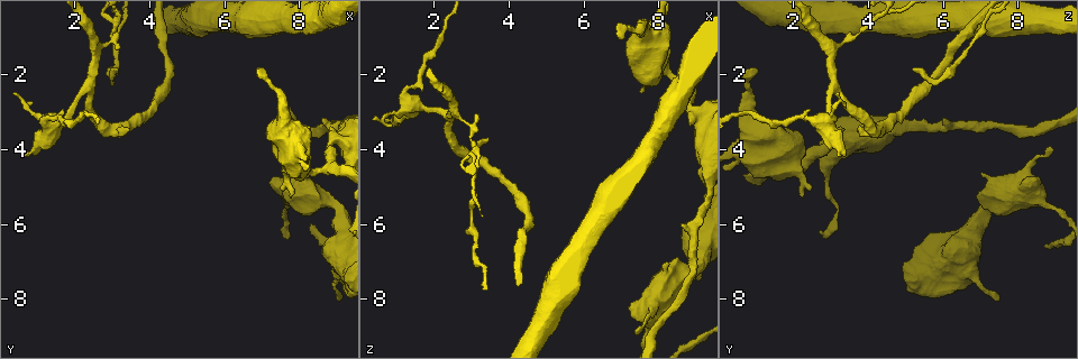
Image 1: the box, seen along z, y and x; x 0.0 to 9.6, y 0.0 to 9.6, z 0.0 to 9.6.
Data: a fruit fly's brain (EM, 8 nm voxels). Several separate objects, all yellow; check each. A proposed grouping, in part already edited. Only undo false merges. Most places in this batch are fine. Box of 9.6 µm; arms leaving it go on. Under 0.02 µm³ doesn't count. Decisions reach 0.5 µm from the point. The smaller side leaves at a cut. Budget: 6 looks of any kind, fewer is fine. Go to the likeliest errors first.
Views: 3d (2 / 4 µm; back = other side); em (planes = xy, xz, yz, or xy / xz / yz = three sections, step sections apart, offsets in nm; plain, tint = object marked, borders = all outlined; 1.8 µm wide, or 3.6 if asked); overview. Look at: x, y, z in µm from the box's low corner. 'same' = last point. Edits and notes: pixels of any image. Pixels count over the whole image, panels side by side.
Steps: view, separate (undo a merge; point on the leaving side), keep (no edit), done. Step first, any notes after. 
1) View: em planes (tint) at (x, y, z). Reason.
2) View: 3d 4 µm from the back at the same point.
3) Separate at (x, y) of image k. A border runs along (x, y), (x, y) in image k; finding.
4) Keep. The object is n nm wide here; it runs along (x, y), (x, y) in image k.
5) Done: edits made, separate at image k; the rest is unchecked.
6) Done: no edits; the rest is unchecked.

View: 3d 2 µm at (2.35, 2.35, 3.10). Calibre changes.

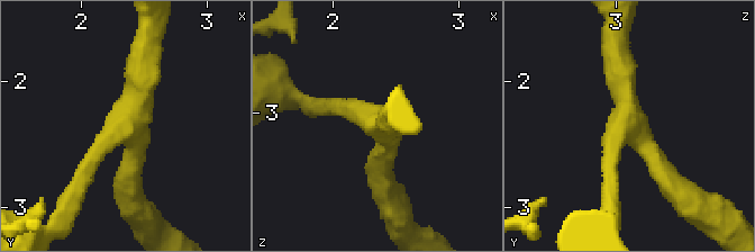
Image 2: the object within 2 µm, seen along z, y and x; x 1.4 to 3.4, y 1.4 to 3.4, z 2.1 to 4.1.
View: em xz step 16 (tint) at (2.38, 2.38, 3.08). 3 arms meet here; the arms are 180, 220, 240 nm wide.

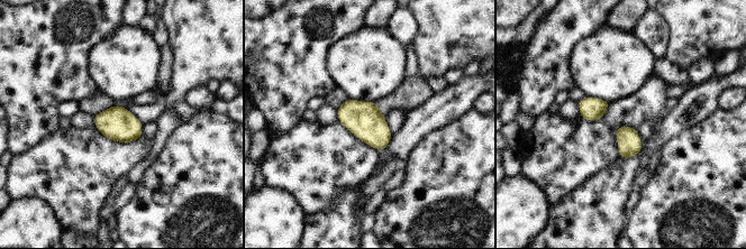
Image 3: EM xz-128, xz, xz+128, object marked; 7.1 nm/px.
View: em planes (borders) at the same point. Cut it another way.

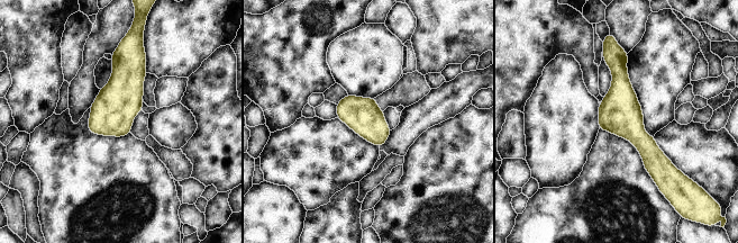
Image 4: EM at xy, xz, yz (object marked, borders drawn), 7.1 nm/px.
Keep. All the same neuron.

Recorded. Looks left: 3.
View: em 3.6 µm yz step 8 (tint) at (7.65, 3.95, 1.75). Sharp bend.

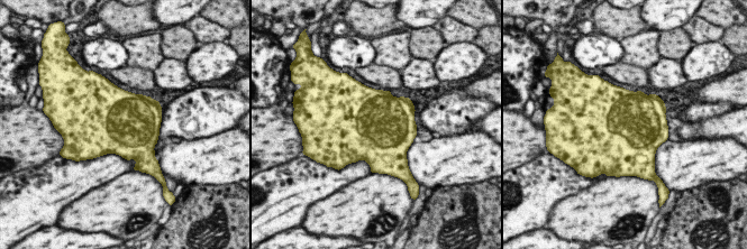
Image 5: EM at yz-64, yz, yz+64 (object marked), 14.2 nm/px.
View: em 3.6 µm planes (tint) at the same point. Another direction.

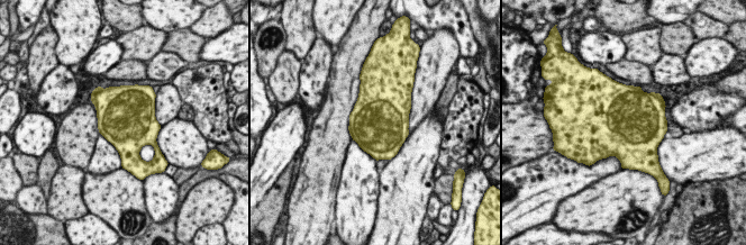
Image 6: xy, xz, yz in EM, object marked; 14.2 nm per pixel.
Keep. All the same neuron.

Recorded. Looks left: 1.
View: em planes (tint) at (9.05, 3.75, 3.20). Abrupt turn.

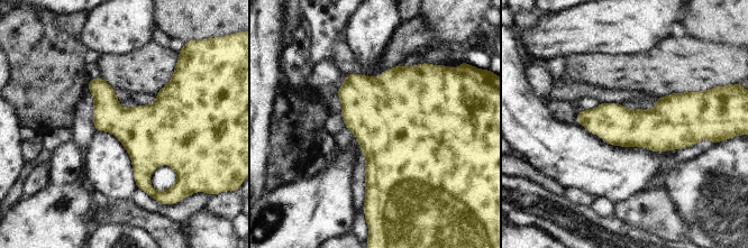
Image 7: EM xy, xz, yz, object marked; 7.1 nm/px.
Keep. Continuous, no second neuron.

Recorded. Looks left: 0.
Done: no edits; the rest is unchecked.

